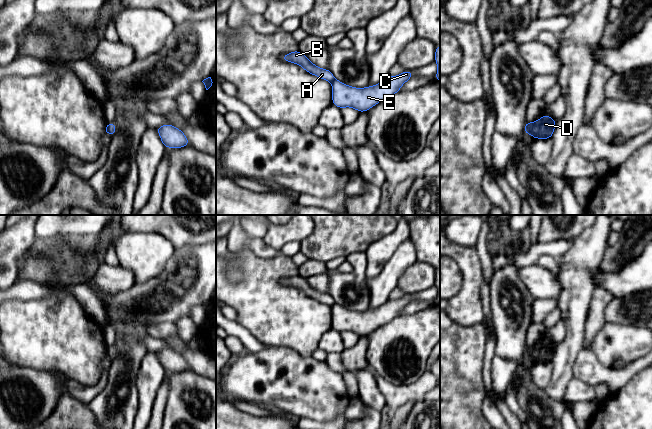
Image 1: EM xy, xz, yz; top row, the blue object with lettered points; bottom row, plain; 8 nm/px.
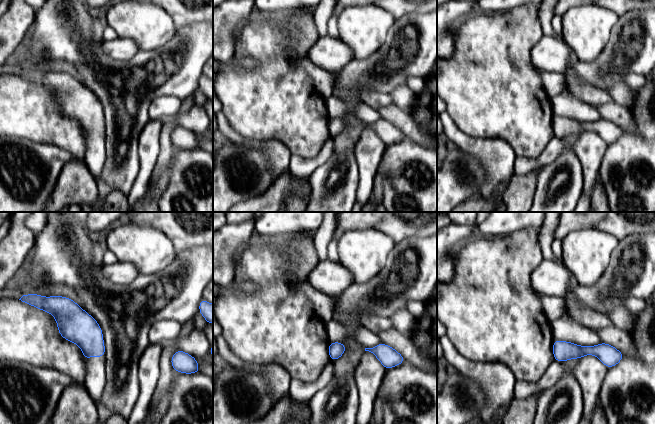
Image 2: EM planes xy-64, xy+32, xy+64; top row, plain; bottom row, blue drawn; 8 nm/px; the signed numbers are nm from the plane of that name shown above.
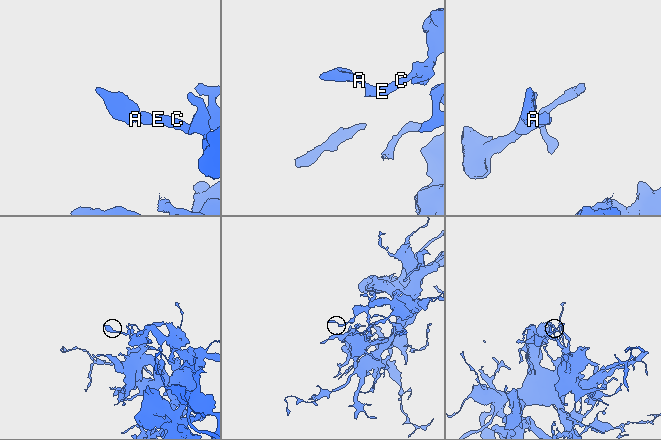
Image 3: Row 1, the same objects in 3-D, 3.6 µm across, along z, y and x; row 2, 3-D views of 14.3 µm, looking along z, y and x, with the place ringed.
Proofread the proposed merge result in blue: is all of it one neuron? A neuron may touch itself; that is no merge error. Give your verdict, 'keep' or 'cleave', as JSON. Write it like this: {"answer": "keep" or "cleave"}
{"answer": "cleave"}

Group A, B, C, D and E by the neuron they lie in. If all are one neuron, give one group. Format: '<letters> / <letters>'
A B / C D E

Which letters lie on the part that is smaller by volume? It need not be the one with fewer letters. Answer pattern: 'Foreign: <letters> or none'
Foreign: A, B

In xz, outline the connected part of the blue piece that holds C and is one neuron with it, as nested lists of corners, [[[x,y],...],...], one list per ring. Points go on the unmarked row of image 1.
[[[405,294],[397,300],[388,300],[385,304],[370,311],[356,312],[335,303],[332,308],[332,328],[342,333],[351,331],[367,336],[379,326],[401,314],[401,310],[413,301],[413,296]]]

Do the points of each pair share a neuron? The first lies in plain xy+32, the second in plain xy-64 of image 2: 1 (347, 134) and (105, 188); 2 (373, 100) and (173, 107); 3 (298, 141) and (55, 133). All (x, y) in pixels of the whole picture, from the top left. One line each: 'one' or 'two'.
1: two
2: one
3: one

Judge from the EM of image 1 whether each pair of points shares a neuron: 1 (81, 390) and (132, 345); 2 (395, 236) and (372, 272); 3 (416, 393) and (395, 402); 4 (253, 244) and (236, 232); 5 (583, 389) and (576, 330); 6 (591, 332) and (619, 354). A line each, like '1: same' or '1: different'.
1: different
2: same
3: same
4: same
5: different
6: different

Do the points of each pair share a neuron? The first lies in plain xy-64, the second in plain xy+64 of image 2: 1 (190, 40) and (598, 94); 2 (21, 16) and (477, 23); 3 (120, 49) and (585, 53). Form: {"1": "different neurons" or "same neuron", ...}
{"1": "different neurons", "2": "different neurons", "3": "different neurons"}

